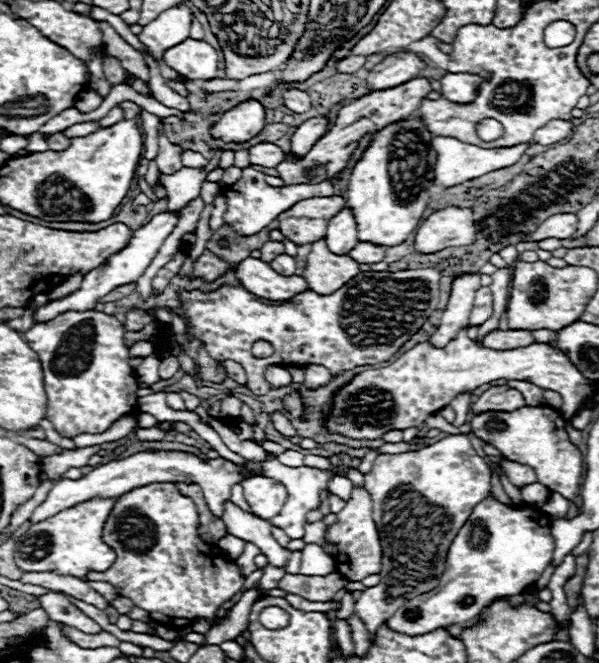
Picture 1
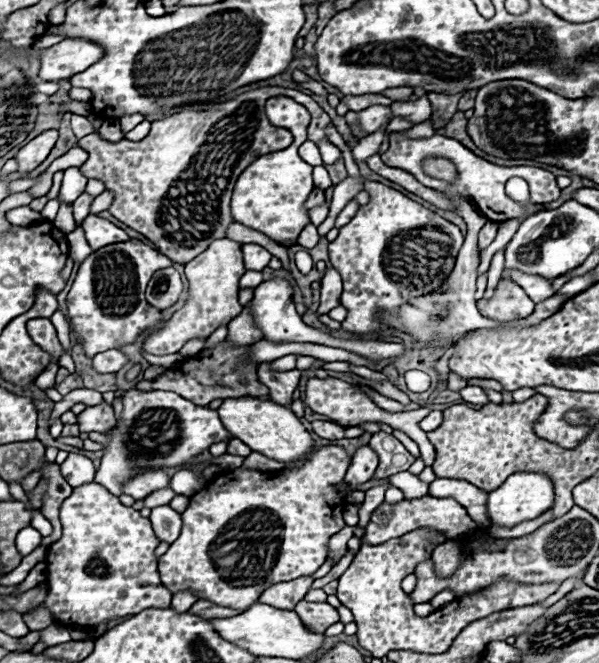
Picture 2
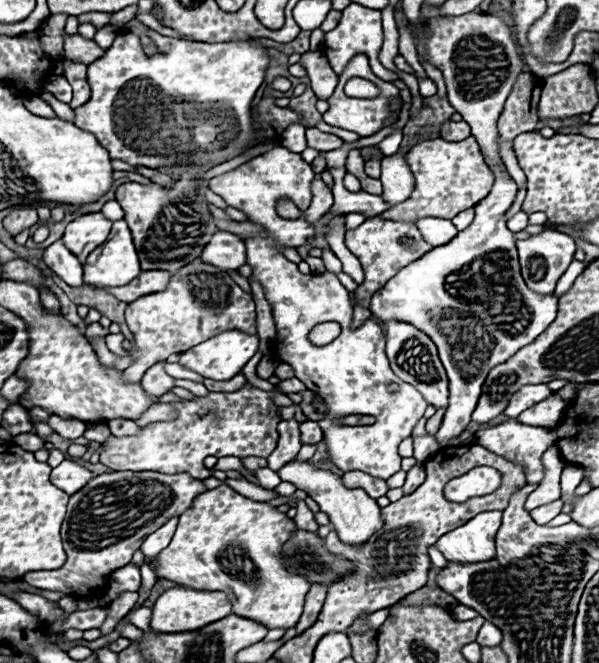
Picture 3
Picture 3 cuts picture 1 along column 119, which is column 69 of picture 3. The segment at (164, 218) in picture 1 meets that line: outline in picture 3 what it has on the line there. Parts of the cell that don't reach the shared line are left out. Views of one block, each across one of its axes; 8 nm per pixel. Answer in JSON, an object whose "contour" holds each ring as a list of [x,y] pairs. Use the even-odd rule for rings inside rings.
{"contour":[[[62,240],[54,242],[52,246],[48,246],[48,248],[44,250],[42,260],[44,260],[46,266],[48,266],[58,278],[62,278],[68,286],[72,286],[72,288],[84,286],[82,266],[80,266],[78,258],[76,258],[72,252],[68,252],[68,248],[62,244]]]}

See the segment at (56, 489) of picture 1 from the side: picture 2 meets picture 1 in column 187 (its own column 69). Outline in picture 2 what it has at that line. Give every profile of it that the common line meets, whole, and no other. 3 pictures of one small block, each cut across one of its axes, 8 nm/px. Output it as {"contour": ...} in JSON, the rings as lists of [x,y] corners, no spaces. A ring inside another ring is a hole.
{"contour":[[[68,454],[68,458],[62,462],[62,476],[66,476],[66,480],[76,488],[78,484],[90,484],[94,482],[94,474],[96,468],[92,464],[90,458],[82,456],[82,454]]]}

